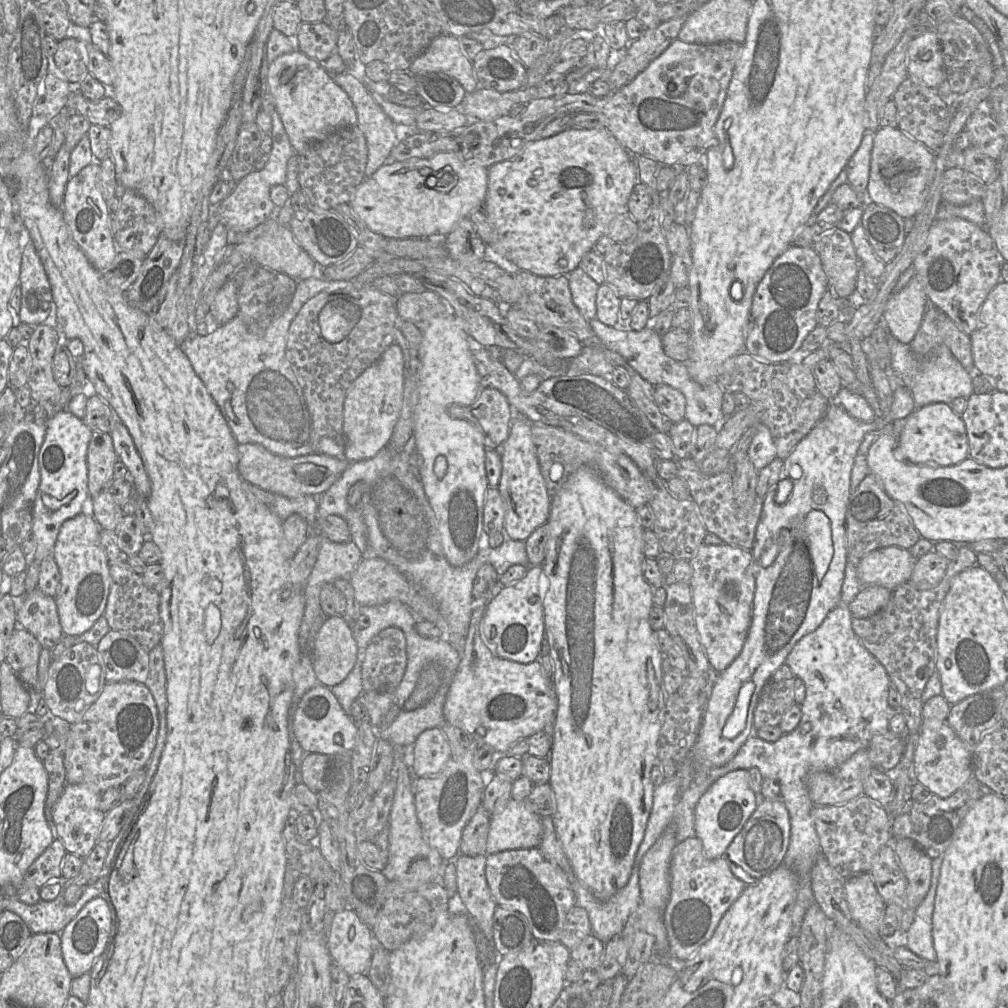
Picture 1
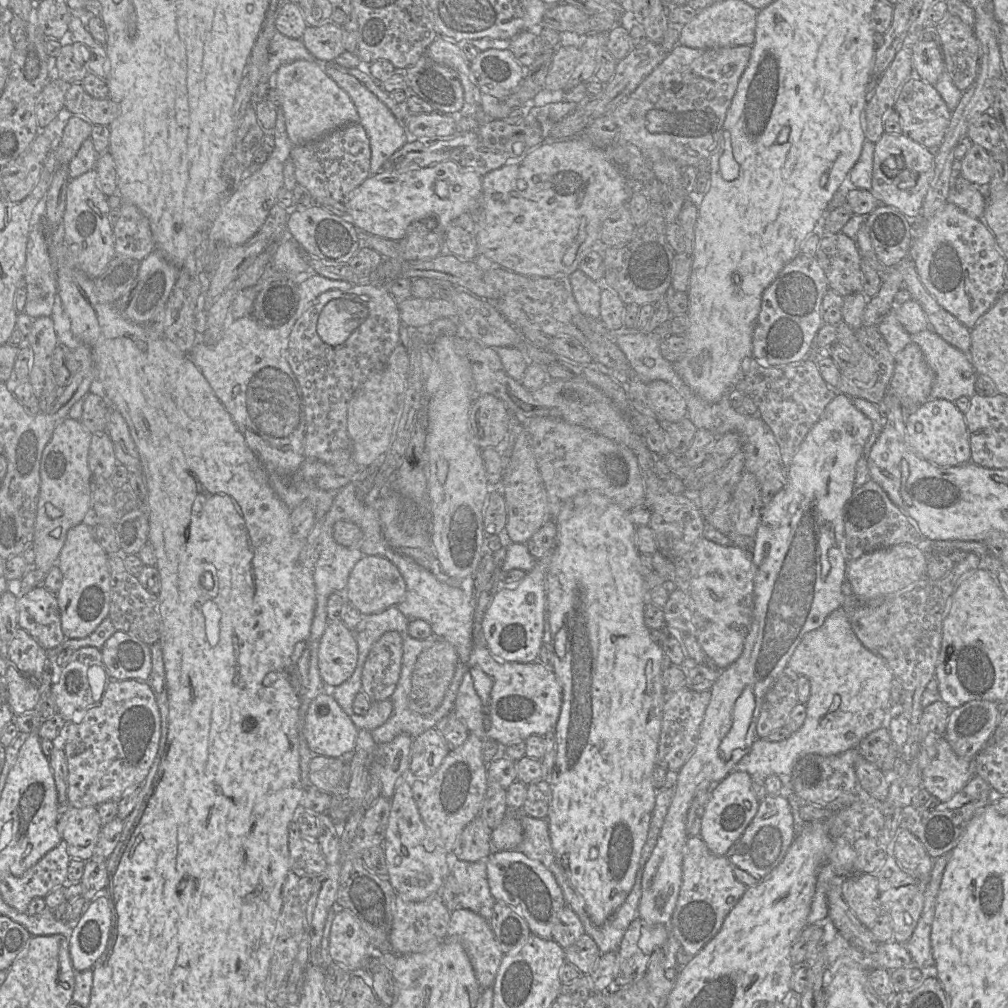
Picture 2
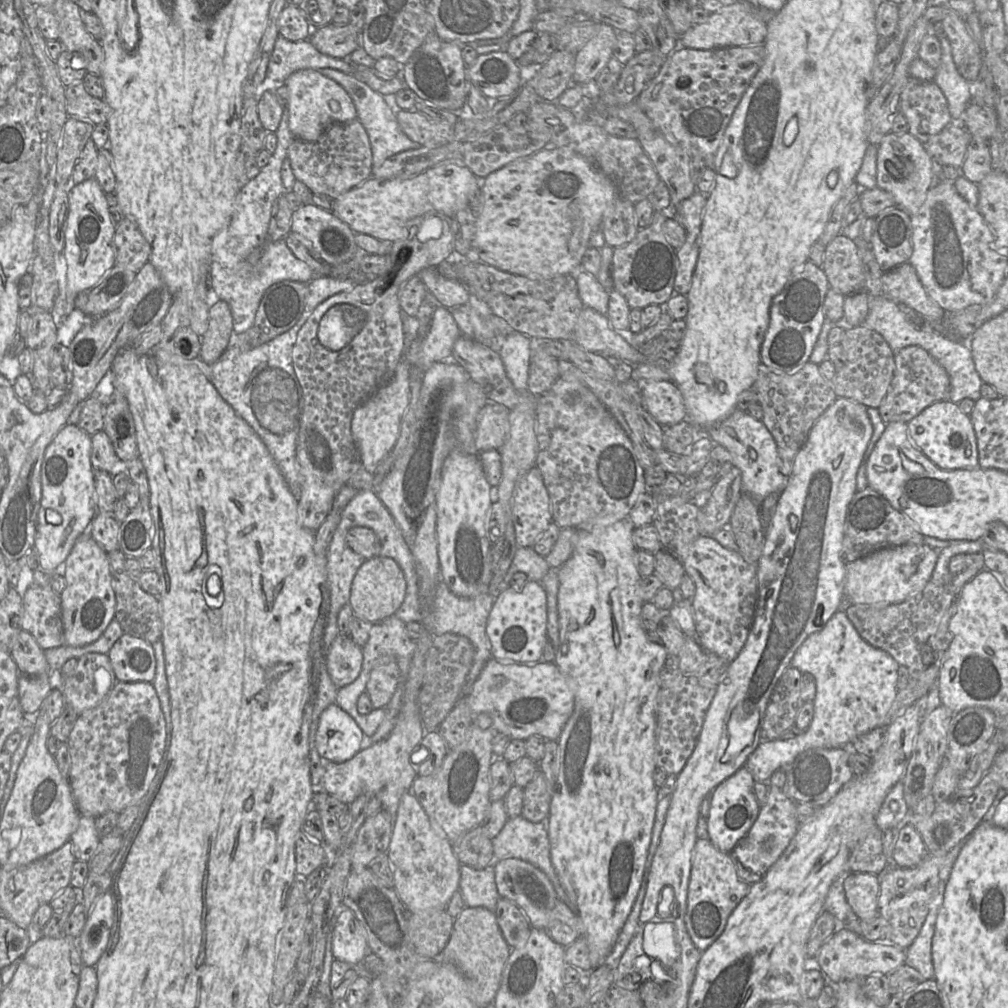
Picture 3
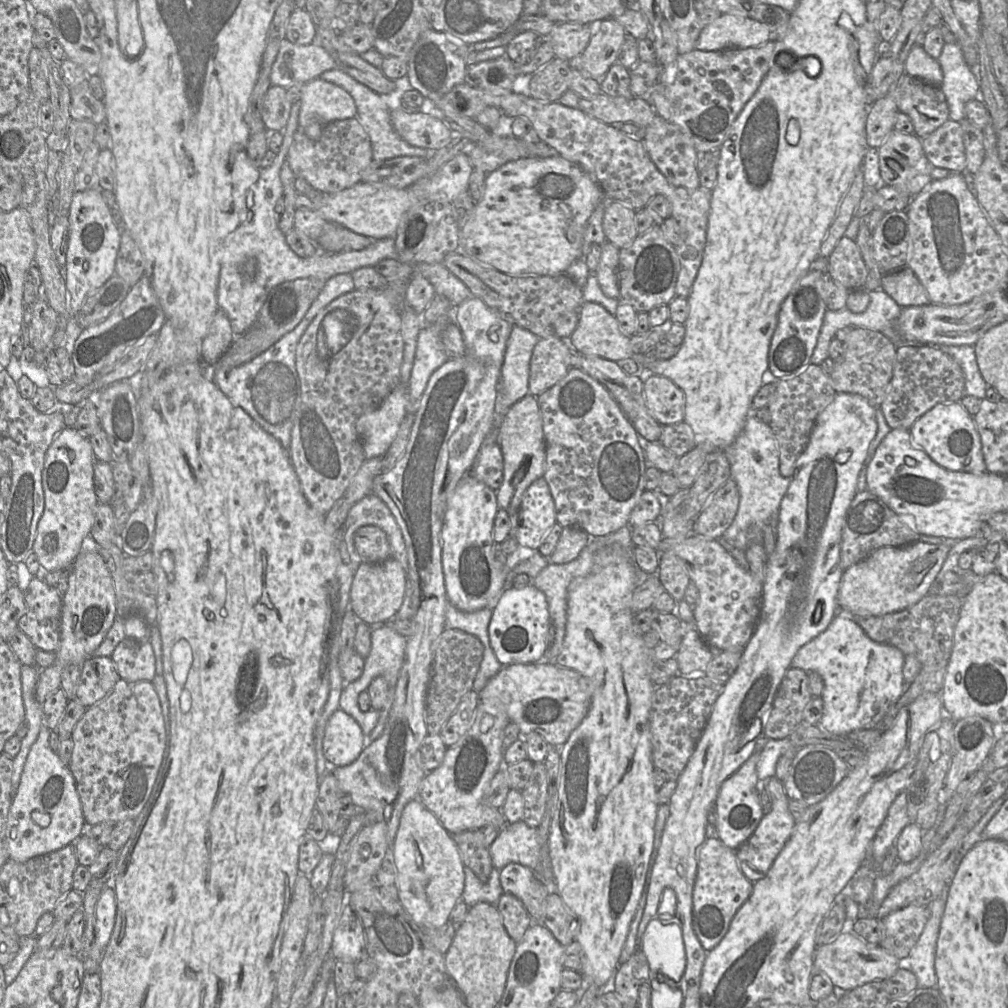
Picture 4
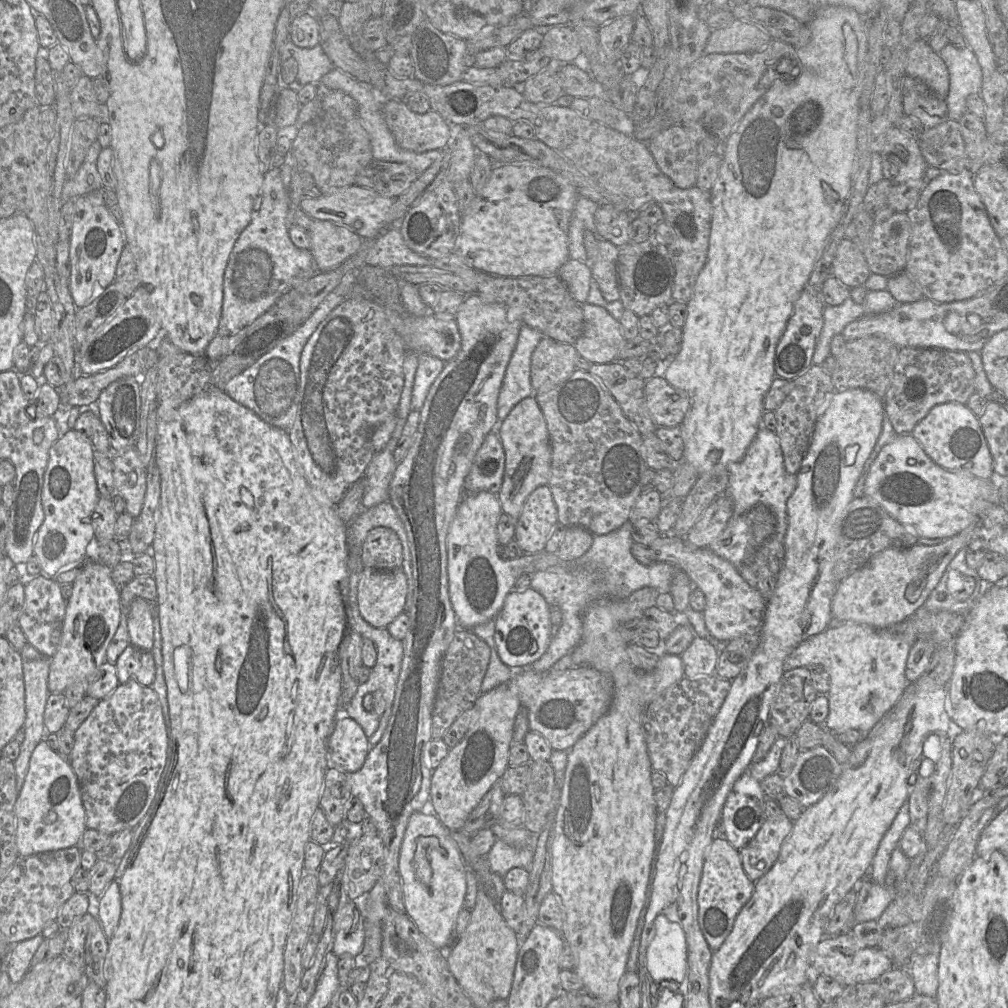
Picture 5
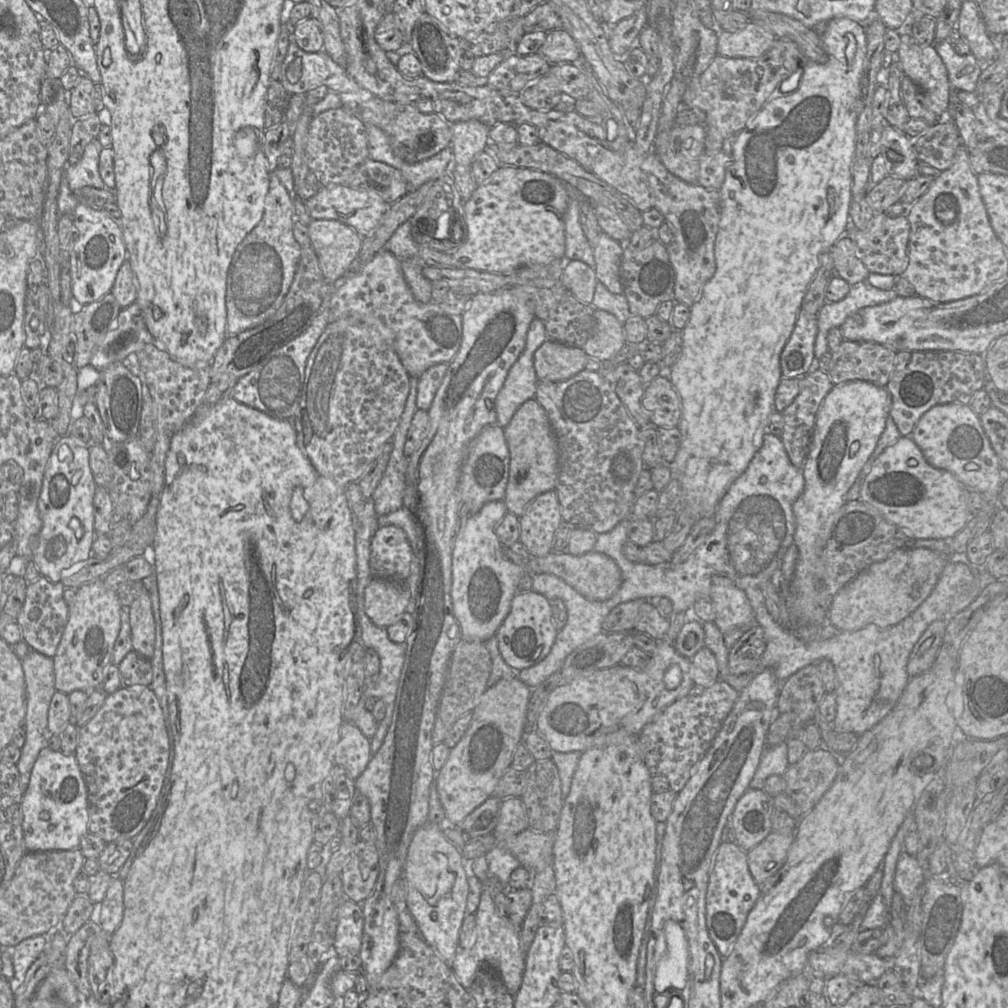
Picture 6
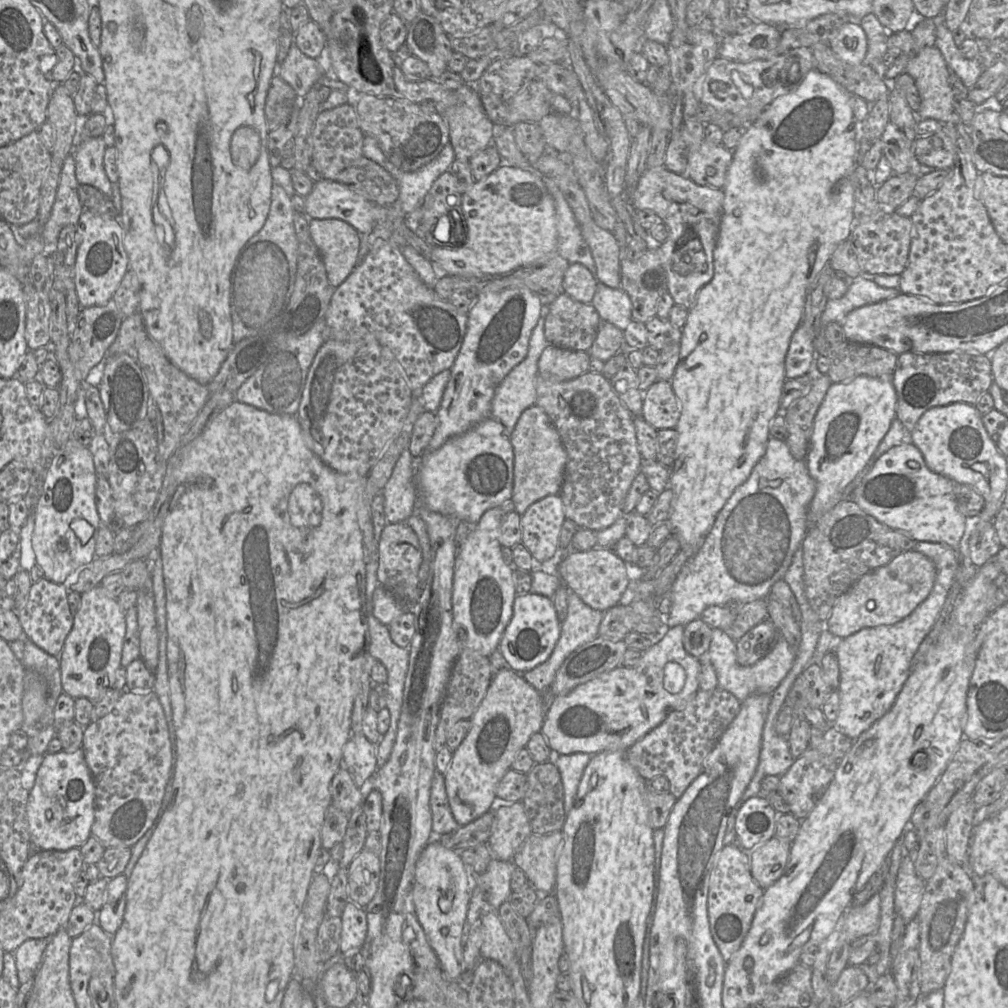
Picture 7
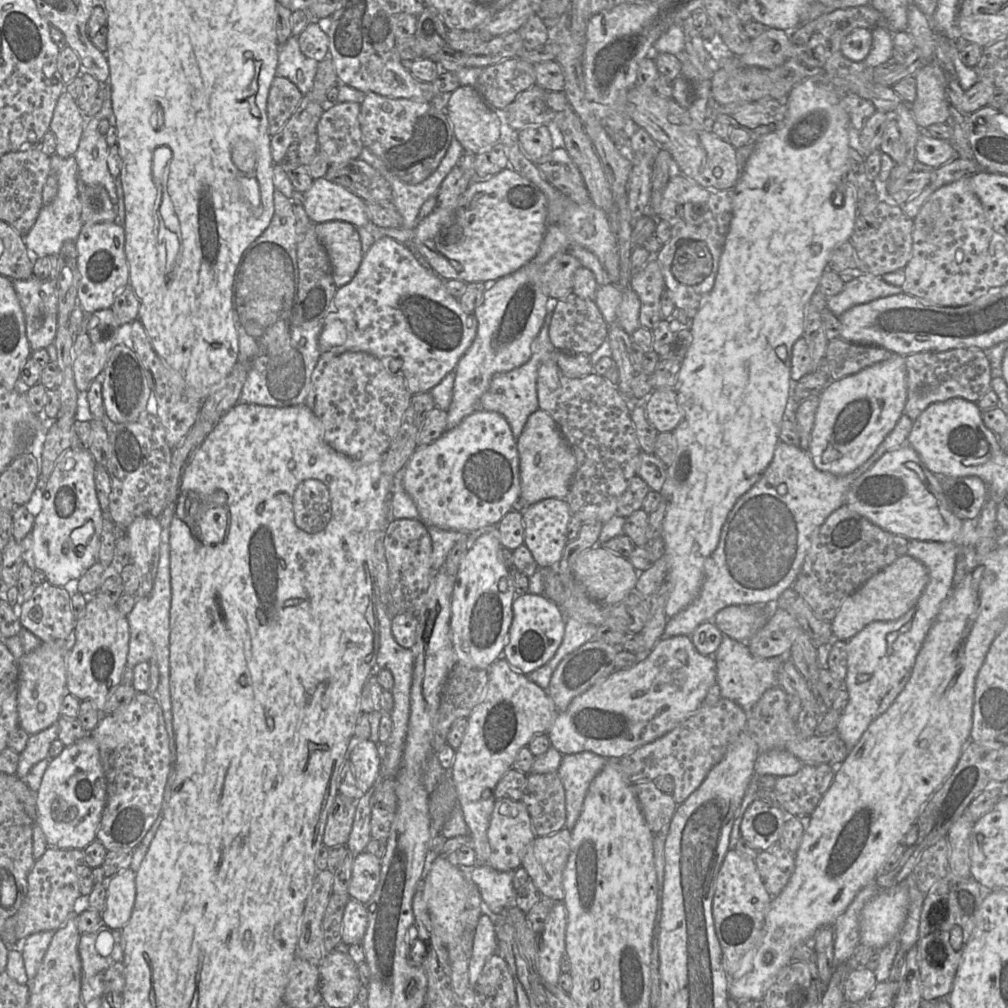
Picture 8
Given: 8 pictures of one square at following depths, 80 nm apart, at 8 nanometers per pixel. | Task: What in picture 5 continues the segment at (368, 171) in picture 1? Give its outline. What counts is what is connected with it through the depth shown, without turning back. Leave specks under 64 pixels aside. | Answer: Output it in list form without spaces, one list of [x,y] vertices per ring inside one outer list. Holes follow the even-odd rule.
[[[334,68],[321,78],[319,83],[319,97],[322,90],[340,91],[348,94],[356,101],[358,108],[358,119],[361,121],[362,126],[368,133],[371,144],[371,153],[374,160],[405,163],[409,165],[417,173],[417,175],[419,175],[425,171],[437,158],[439,158],[441,154],[440,150],[416,153],[413,151],[404,150],[397,145],[385,122],[381,110],[382,104],[391,98],[381,96],[381,93],[370,83],[359,82],[343,73],[341,70]]]

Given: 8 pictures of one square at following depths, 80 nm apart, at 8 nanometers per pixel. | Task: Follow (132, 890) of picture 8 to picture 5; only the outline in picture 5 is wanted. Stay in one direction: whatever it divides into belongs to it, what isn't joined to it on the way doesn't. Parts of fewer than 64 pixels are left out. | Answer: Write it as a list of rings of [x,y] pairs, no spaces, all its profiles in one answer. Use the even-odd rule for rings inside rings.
[[[112,881],[102,896],[94,901],[97,907],[97,919],[104,934],[110,939],[118,926],[122,912],[119,882]]]

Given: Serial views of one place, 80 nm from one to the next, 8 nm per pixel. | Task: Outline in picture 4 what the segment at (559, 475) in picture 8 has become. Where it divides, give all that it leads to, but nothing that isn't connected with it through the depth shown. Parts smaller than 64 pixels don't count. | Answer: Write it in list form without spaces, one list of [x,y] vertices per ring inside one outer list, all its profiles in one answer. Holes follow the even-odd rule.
[[[531,394],[513,404],[504,416],[498,418],[497,441],[502,450],[504,466],[503,481],[496,491],[497,503],[508,513],[510,519],[508,537],[516,539],[522,496],[526,489],[545,473],[546,442],[543,421],[537,398]]]

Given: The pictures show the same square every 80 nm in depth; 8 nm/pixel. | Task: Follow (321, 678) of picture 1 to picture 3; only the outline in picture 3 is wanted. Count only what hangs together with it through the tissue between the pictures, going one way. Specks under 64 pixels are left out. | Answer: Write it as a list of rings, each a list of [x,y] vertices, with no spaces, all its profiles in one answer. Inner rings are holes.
[[[338,634],[325,655],[325,666],[335,686],[341,688],[355,681],[362,664],[362,648],[350,636]]]

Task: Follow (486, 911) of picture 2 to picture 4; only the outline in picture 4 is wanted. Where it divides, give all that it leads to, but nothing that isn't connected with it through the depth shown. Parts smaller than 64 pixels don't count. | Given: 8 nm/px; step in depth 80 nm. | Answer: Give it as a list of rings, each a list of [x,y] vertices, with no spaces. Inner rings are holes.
[[[464,866],[465,884],[462,899],[470,908],[479,902],[496,905],[504,893],[500,884],[500,870],[492,869],[486,882],[481,881],[474,872]]]

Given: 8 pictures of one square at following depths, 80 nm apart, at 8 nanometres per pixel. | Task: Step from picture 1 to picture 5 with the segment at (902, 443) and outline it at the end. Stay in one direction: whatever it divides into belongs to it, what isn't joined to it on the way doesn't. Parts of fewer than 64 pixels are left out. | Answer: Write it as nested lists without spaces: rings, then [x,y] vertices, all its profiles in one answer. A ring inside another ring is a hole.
[[[946,402],[934,406],[911,434],[929,458],[942,468],[967,472],[984,480],[992,478],[993,460],[987,440],[978,417],[965,404]]]

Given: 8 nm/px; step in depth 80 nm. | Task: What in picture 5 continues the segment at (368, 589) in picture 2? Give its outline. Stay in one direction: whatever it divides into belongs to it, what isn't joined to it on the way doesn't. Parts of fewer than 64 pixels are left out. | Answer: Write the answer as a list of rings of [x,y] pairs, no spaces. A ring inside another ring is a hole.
[[[364,568],[358,584],[357,601],[361,616],[370,625],[387,626],[406,609],[407,578],[402,569]]]

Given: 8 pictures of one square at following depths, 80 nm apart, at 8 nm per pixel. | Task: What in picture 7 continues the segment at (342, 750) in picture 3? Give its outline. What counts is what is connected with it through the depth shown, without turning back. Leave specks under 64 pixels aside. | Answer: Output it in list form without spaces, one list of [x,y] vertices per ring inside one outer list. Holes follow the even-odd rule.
[[[351,734],[343,747],[342,765],[364,793],[372,790],[368,789],[369,779],[378,769],[376,746],[363,734]]]

